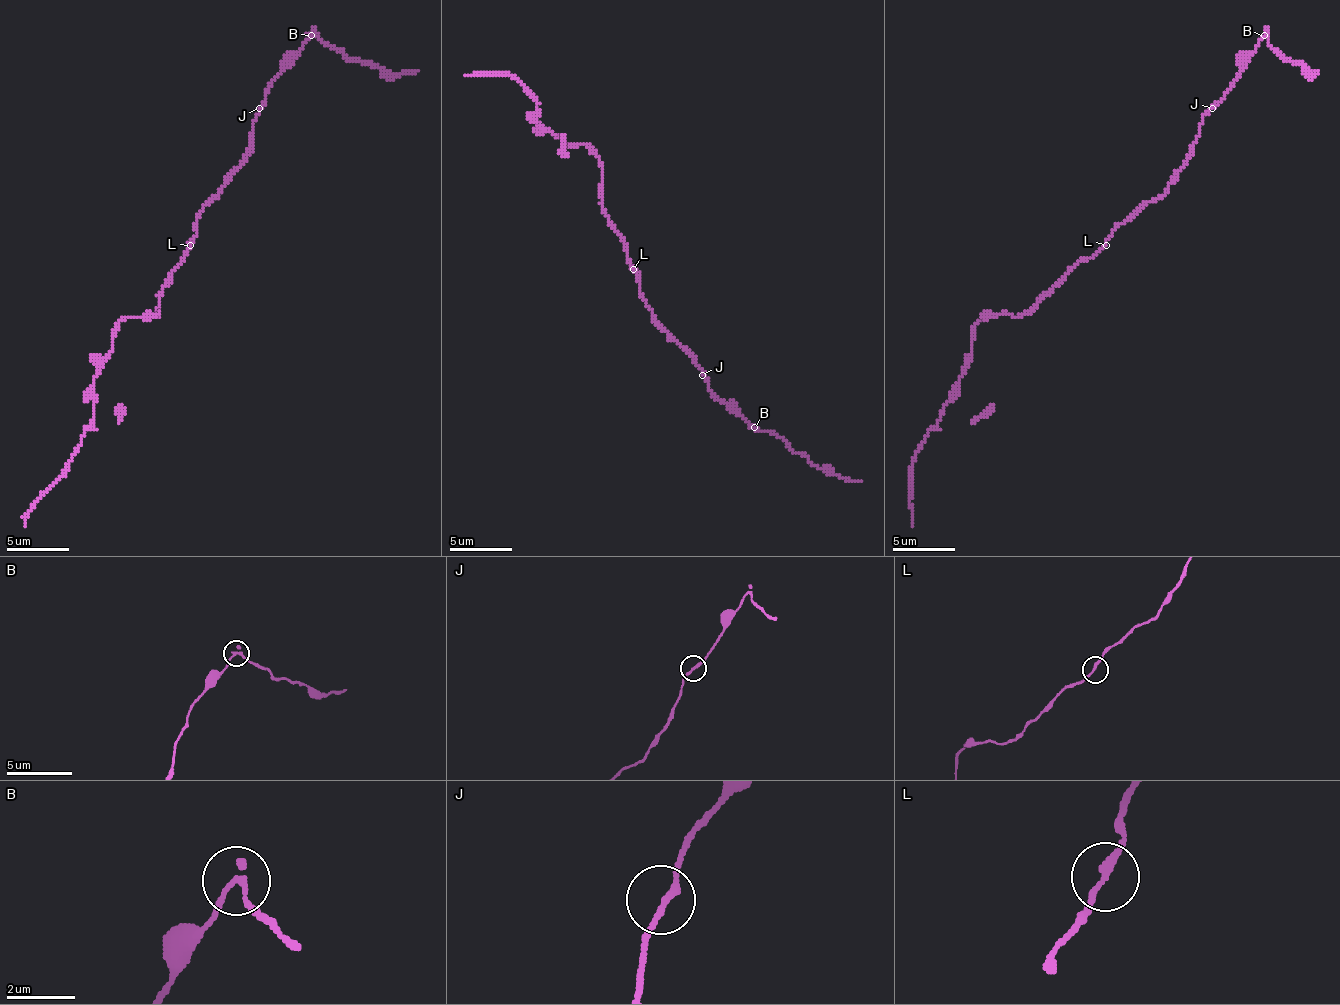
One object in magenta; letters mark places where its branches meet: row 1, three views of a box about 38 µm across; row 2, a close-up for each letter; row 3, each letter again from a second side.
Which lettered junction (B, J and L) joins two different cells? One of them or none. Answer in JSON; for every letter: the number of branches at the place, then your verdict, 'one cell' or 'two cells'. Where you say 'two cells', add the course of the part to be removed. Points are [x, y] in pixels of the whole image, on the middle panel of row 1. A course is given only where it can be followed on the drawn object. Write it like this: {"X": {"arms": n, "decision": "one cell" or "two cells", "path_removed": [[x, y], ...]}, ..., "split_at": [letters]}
{"B": {"arms": 2, "decision": "two cells", "path_removed": [[755, 428], [777, 434], [793, 450], [836, 475], [861, 481]]}, "J": {"arms": 2, "decision": "one cell"}, "L": {"arms": 2, "decision": "one cell"}, "split_at": ["B"]}

